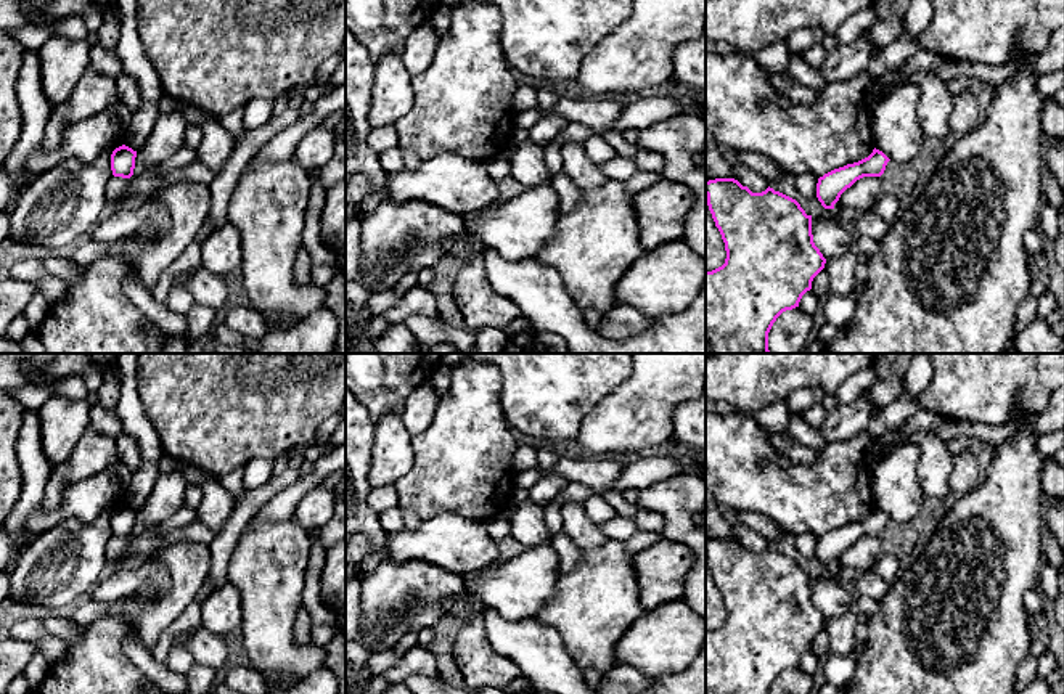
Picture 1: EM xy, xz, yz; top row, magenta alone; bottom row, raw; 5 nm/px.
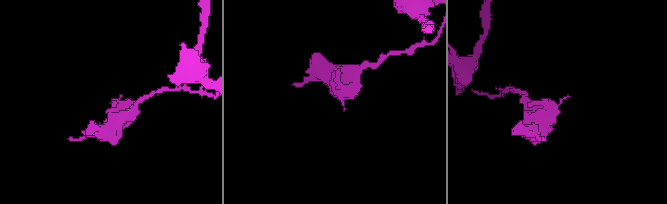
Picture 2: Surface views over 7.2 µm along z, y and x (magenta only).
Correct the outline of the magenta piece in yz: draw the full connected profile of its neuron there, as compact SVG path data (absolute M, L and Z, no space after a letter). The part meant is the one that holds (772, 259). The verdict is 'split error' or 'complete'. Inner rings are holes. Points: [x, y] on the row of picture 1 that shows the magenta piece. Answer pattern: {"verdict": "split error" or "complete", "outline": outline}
{"verdict": "complete", "outline": "M735 178L706 182L706 196L726 251L725 263L706 271L706 353L770 353L768 333L773 323L783 312L799 307L826 263L813 243L812 215L807 215L796 199L770 186L752 193Z"}

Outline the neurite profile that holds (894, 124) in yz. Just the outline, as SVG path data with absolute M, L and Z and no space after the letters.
M903 82L870 106L874 148L902 165L918 156L926 138L918 122L918 101L919 87Z

